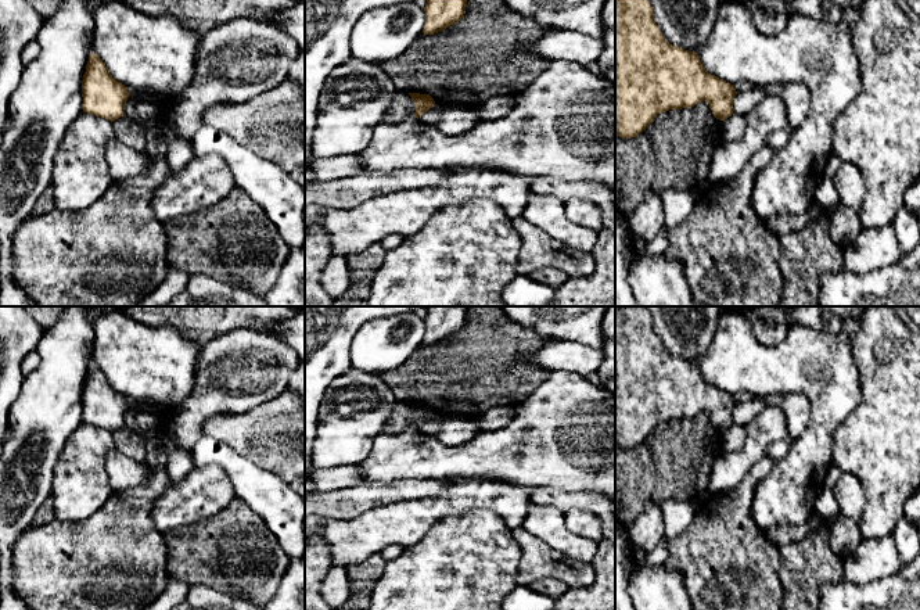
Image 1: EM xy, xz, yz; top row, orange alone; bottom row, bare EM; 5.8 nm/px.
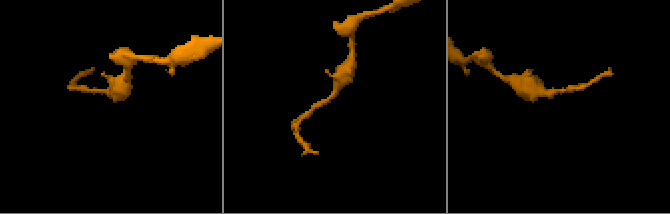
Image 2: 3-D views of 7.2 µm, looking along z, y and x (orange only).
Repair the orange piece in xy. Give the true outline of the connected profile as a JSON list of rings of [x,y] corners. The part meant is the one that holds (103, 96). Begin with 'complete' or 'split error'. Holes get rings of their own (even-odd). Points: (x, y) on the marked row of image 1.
complete; [[[91,53],[82,80],[83,112],[115,121],[125,116],[129,92],[115,80],[103,60]]]

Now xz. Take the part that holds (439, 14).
complete; [[[427,0],[424,35],[434,35],[459,22],[466,14],[467,0]]]

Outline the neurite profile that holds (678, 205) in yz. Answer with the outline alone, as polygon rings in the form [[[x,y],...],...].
[[[665,190],[661,193],[664,202],[665,226],[673,227],[684,222],[694,209],[694,191]]]

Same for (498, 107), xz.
[[[497,96],[492,97],[477,108],[478,121],[499,121],[510,114],[515,105],[514,96]]]

